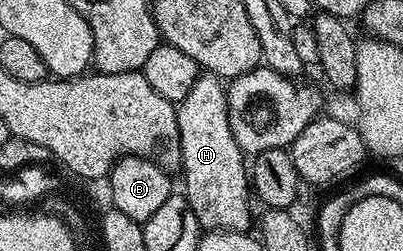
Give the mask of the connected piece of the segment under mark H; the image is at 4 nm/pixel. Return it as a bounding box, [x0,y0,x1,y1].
[177,74,252,232]

